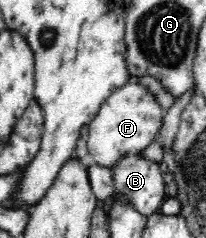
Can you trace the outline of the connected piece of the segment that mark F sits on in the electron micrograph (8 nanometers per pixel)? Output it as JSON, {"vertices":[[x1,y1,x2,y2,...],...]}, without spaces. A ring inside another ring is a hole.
{"vertices":[[137,77,132,78,110,94,89,123,86,137,88,152,96,163,106,167,110,167,122,154,141,152,162,129,164,115,155,93]]}

